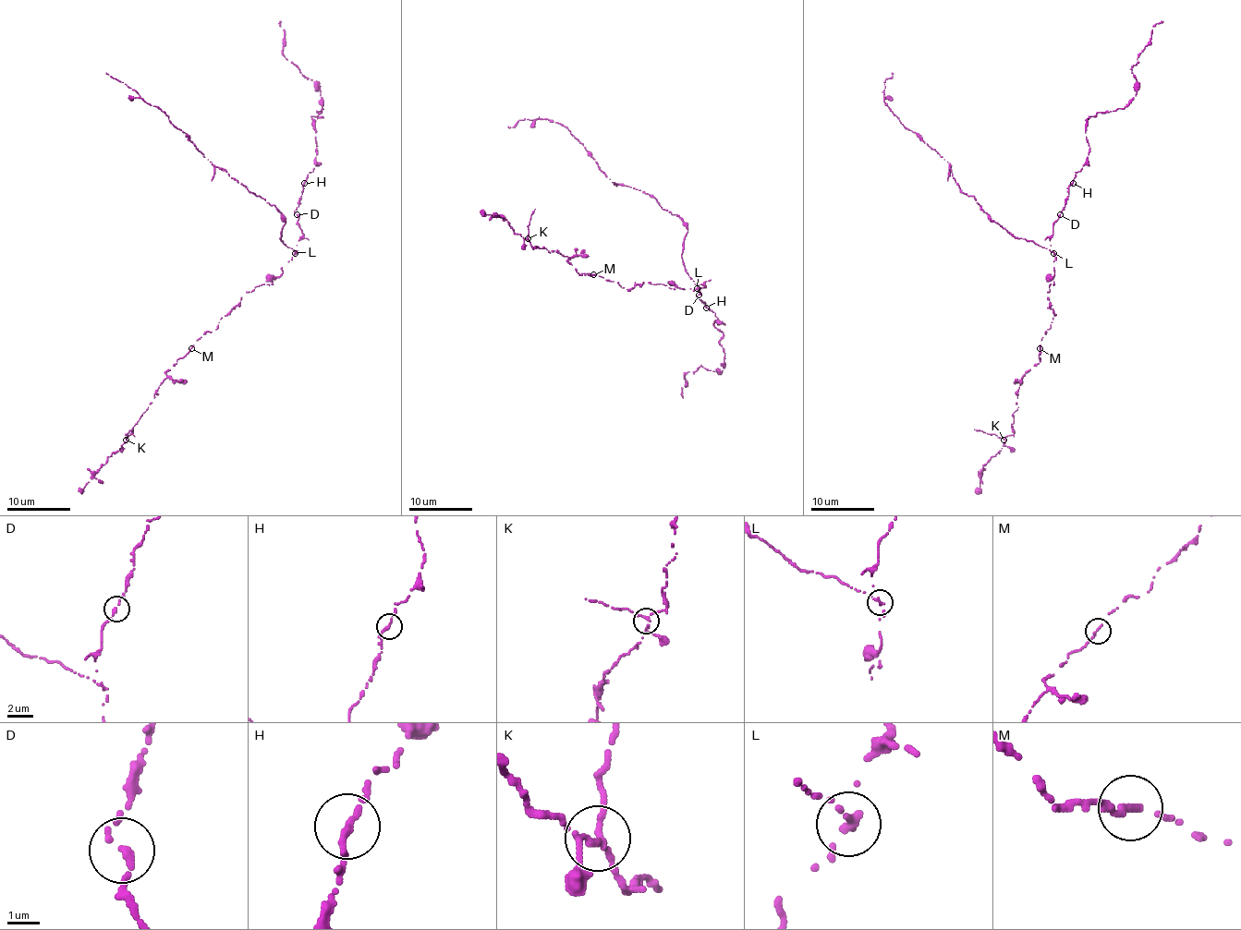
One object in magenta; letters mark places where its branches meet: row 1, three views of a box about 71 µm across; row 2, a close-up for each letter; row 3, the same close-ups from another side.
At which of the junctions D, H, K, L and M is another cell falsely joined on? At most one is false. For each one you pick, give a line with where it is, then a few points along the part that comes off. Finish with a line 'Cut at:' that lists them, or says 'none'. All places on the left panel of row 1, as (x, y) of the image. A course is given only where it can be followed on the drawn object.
L: at (295, 253); foreign part runs (296, 252), (280, 238), (285, 218), (276, 209), (213, 164), (155, 106), (106, 73)
Cut at: L

